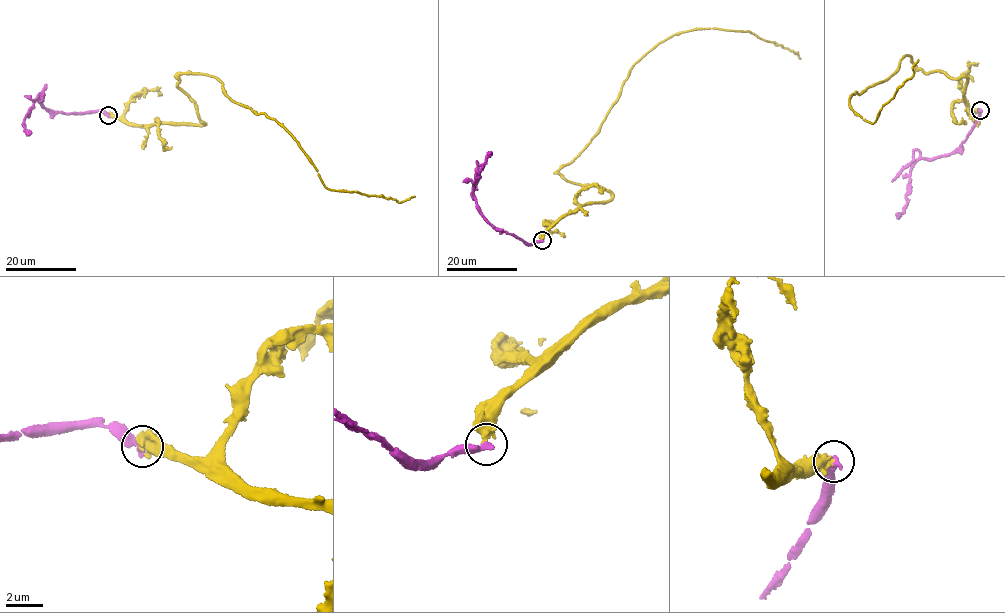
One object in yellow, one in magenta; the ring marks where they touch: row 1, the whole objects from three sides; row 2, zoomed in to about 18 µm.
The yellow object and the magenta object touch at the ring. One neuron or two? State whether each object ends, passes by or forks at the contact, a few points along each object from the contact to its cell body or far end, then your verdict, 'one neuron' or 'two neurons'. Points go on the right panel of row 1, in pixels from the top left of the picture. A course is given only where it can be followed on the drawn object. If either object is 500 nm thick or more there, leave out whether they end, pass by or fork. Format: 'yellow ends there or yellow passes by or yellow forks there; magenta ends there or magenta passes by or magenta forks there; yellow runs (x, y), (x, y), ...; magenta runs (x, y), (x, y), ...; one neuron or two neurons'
yellow ends there; magenta ends there; yellow runs (980, 110), (968, 113), (966, 77), (925, 72), (908, 55), (852, 94), (851, 109), (873, 123), (919, 59); magenta runs (980, 110), (960, 148), (950, 154), (921, 158), (913, 165), (907, 206), (904, 211), (896, 215); two neurons

